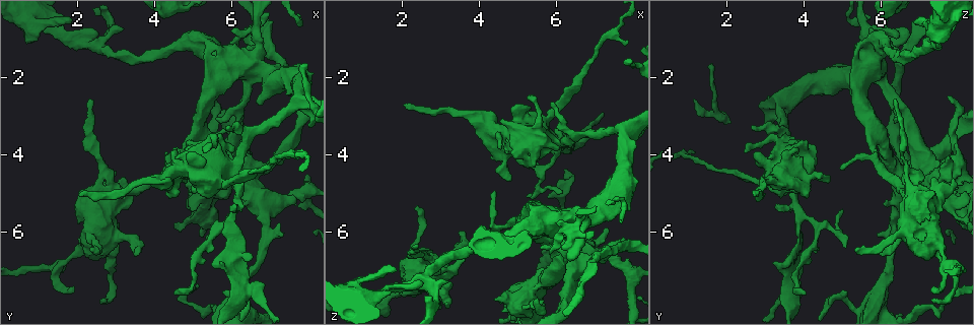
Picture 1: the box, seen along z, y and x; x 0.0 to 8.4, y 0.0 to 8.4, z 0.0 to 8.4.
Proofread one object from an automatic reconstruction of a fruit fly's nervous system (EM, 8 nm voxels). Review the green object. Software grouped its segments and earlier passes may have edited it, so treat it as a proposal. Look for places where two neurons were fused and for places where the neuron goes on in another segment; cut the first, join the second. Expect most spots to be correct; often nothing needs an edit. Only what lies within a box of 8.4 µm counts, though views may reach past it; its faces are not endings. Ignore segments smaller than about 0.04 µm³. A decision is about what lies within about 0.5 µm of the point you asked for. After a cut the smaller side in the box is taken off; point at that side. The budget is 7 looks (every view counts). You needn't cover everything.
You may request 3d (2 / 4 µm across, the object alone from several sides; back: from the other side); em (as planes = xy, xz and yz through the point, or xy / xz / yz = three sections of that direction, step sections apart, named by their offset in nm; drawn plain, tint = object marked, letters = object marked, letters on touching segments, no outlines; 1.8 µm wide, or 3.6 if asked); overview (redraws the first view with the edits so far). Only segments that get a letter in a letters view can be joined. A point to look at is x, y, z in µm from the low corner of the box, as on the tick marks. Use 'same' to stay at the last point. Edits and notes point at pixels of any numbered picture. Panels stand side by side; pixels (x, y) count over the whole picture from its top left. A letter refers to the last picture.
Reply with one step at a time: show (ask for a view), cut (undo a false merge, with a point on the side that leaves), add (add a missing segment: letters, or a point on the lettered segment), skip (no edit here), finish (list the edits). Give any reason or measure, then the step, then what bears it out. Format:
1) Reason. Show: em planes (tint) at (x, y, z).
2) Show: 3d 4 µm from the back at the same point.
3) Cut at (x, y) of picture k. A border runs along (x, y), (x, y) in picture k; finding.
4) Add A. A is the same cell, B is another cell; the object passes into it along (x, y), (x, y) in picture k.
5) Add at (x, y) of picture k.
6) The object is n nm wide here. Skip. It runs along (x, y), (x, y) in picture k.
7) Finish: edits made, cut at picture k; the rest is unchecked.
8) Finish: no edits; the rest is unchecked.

Three arms meet. Show: 3d 4 µm at (2.45, 1.15, 7.20).

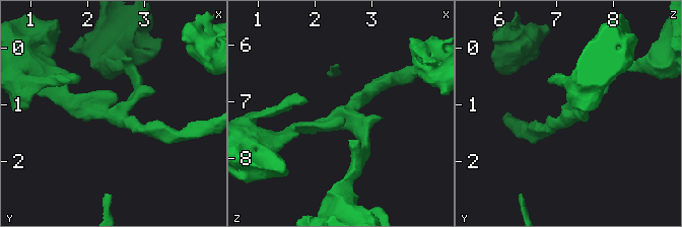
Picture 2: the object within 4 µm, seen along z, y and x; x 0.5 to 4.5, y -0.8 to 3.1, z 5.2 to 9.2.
Show: em planes (letters) at (2.45, 1.15, 7.25).

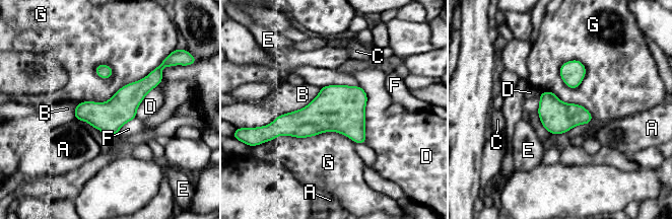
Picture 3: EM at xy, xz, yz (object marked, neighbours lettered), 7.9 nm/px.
Skip. A, B, C, D, E, F and G are other cells; a border runs along (160, 62), (107, 100), (77, 103) in picture 3; one neuron here.

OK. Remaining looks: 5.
Sharp bend. Show: 3d 4 µm at (2.95, 5.30, 7.15).

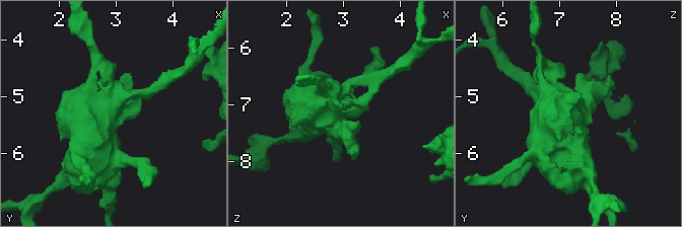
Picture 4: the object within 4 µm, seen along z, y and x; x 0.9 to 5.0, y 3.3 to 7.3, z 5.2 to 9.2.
Show: em 3.6 µm yz step 16 (plain) at (2.90, 5.30, 7.15).

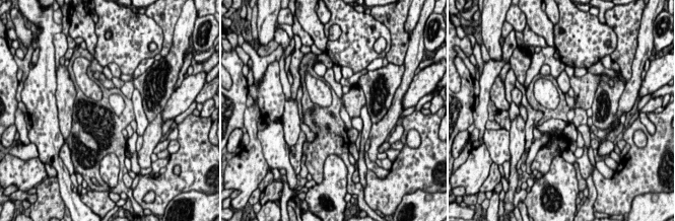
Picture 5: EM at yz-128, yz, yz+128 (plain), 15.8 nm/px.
See the neighbours. Show: em 3.6 µm yz step 16 (letters) at the same point.

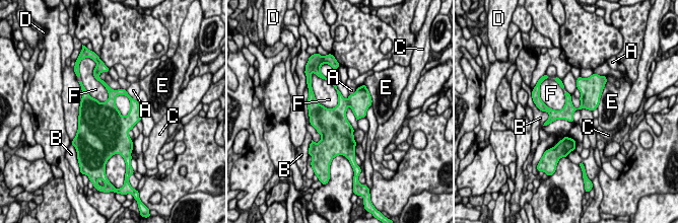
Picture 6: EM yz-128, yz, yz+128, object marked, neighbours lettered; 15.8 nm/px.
Skip. A, B, C, D, E and F are other cells; a border runs along (324, 79), (337, 94), (332, 108) in picture 6; continuous, no second neuron.

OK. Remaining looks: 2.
Finish: no edits; the rest is unchecked.

